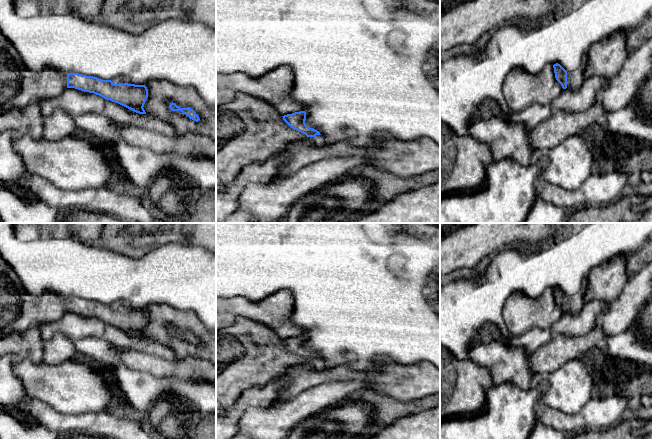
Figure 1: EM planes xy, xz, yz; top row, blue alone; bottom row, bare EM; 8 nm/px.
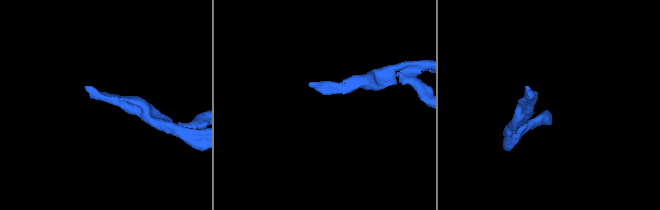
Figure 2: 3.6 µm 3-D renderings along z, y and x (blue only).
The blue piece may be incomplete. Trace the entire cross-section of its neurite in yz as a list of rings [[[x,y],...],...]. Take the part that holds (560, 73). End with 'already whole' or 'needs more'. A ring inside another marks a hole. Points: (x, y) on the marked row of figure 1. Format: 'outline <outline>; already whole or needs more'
outline [[[584,63],[575,71],[567,72],[560,64],[553,65],[555,78],[563,89],[577,90],[585,81],[586,64]]]; needs more

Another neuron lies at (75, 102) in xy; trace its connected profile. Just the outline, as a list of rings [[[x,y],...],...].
[[[66,88],[59,96],[41,101],[40,106],[43,117],[48,117],[55,109],[61,109],[72,117],[92,112],[114,123],[137,126],[168,137],[176,135],[174,127],[160,118],[136,113],[99,95],[75,88]]]

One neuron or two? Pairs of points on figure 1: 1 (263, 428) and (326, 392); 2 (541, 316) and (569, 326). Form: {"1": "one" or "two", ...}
{"1": "one", "2": "two"}

